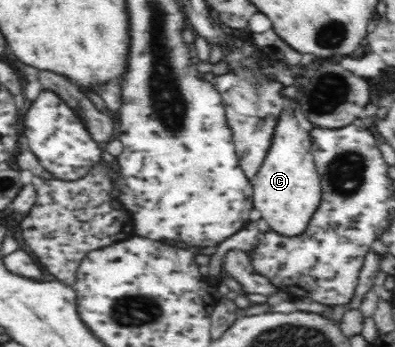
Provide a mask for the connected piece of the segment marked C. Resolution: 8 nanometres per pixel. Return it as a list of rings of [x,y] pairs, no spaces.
[[[285,109],[285,115],[278,119],[275,133],[272,137],[272,145],[257,172],[257,175],[250,180],[253,186],[253,204],[254,212],[257,217],[263,217],[269,227],[273,227],[272,231],[278,235],[297,237],[304,233],[305,228],[312,218],[313,213],[319,208],[322,196],[322,187],[320,177],[314,164],[314,157],[310,143],[310,130],[301,126],[299,118],[293,114],[293,109]]]

